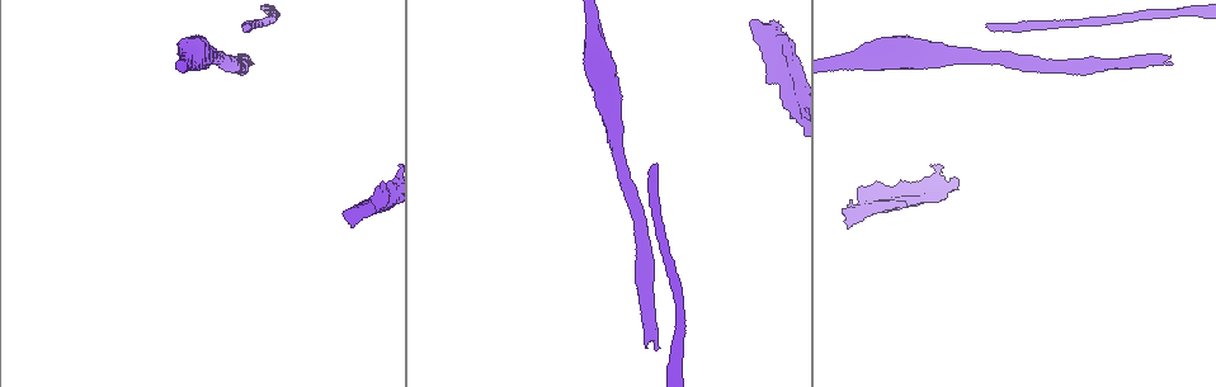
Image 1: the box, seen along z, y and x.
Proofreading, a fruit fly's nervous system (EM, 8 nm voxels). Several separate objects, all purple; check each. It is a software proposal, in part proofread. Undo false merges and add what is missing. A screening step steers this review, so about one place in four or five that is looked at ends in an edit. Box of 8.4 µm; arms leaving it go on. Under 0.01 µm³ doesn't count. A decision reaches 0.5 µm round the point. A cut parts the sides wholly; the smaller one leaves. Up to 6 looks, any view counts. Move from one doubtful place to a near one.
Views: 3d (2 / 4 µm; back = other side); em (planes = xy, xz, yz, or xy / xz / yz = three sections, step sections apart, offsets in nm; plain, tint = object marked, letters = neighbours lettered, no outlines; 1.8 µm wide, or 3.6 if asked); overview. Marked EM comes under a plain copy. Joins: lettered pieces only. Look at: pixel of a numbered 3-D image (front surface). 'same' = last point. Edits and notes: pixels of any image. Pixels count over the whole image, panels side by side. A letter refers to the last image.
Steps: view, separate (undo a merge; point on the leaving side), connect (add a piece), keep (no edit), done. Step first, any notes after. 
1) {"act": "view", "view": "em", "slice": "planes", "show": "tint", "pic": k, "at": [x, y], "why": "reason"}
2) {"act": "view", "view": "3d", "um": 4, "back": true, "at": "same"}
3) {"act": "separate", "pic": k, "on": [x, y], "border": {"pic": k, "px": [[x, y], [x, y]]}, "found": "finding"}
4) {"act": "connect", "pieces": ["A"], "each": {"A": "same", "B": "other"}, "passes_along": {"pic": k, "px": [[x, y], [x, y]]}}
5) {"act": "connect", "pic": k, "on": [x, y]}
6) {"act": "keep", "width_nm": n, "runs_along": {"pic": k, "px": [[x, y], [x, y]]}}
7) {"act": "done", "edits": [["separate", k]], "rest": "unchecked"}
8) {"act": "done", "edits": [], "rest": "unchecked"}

{"act": "view", "view": "3d", "um": 4, "pic": 1, "at": [250, 25]}

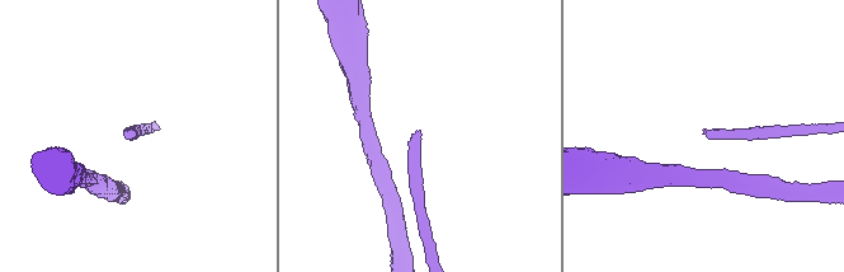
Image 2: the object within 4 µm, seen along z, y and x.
{"act": "view", "view": "em", "slice": "planes", "show": "letters", "pic": 2, "at": [704, 130]}

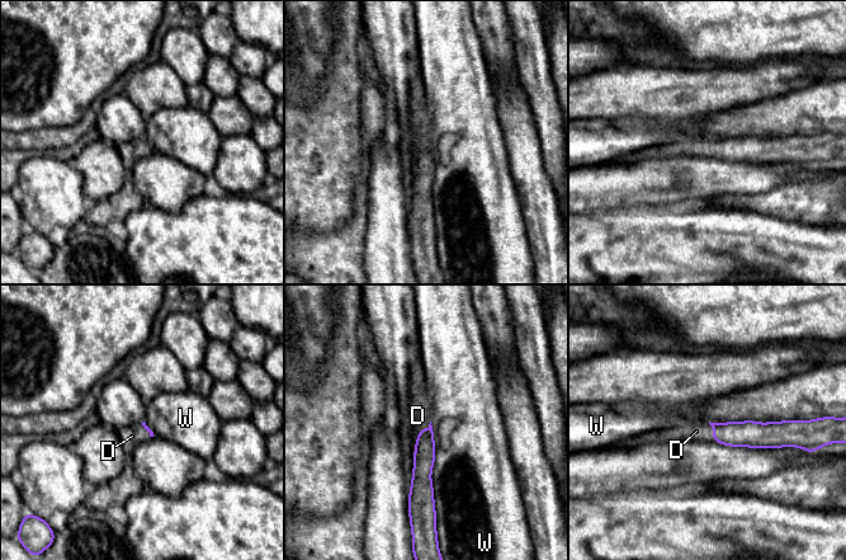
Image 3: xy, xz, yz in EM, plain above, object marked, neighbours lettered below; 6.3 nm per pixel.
{"act": "connect", "pieces": ["D"], "each": {"D": "same", "W": "other"}, "passes_along": {"pic": 3, "px": [[424, 455], [424, 429], [417, 415]]}, "found": "the neuron continues"}

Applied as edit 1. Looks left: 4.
{"act": "view", "view": "overview", "why": "see it whole again"}

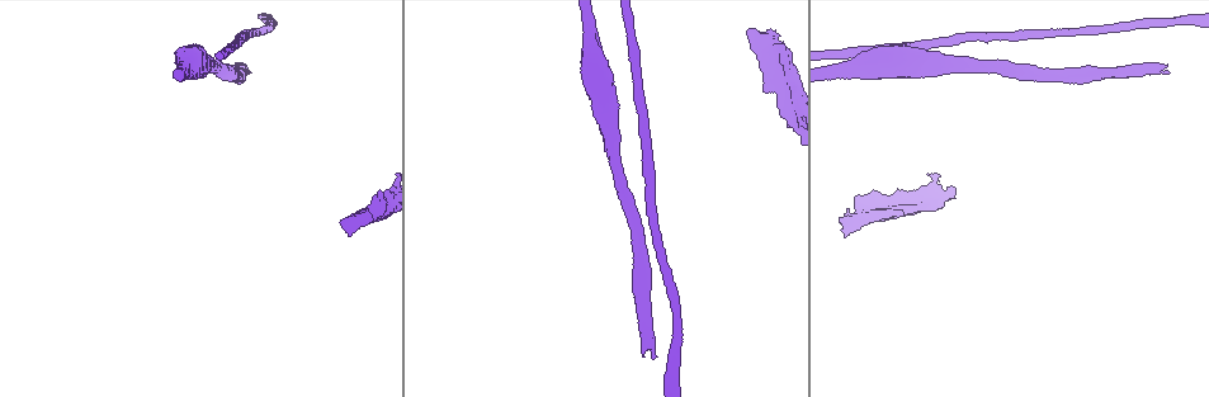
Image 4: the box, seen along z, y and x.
{"act": "view", "view": "em", "slice": "planes", "show": "letters", "pic": 4, "at": [750, 30], "why": "free end"}

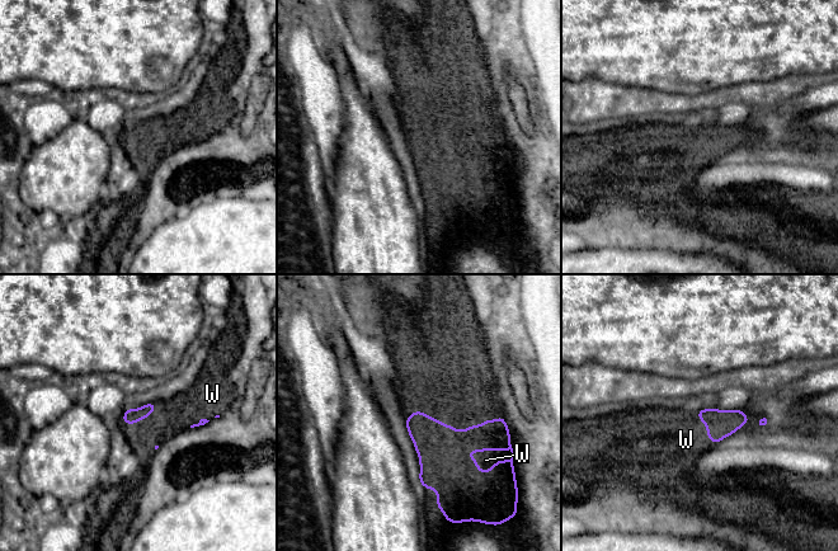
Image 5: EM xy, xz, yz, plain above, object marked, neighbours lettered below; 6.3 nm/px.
{"act": "connect", "pieces": ["W"], "longest_contact_nm": ["W", 550], "each": {"W": "same"}, "found": "it goes on there"}

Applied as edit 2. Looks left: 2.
{"act": "done", "edits": [["connect", 3], ["connect", 5]], "rest": "unchecked"}

